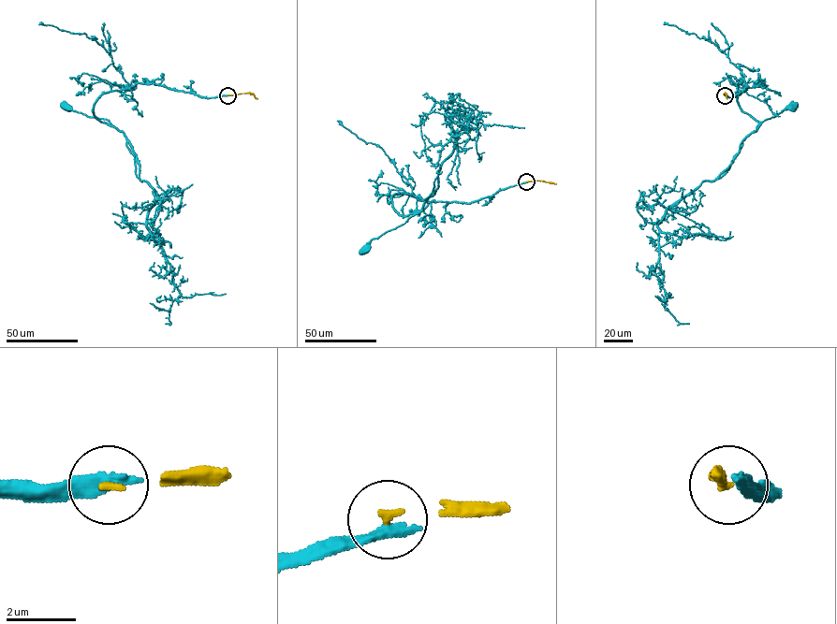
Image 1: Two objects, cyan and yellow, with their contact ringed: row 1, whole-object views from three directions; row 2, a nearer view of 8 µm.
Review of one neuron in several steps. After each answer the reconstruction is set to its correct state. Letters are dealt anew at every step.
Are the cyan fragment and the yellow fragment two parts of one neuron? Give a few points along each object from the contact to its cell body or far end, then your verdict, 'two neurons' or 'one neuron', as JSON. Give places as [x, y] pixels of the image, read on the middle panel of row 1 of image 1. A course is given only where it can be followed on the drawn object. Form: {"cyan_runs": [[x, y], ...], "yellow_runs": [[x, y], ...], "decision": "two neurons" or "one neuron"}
{"cyan_runs": [[526, 181], [468, 203], [428, 202], [395, 194], [391, 207], [401, 215], [415, 214], [366, 247]], "yellow_runs": [[526, 181], [556, 183]], "decision": "two neurons"}

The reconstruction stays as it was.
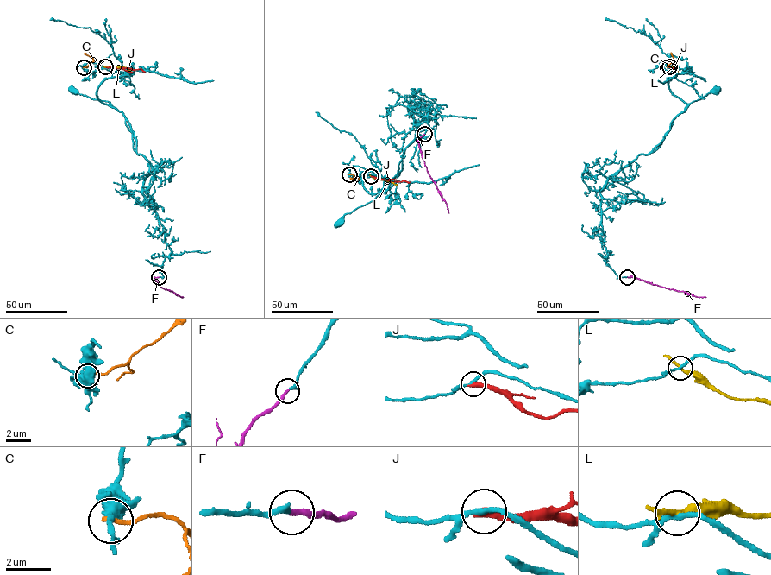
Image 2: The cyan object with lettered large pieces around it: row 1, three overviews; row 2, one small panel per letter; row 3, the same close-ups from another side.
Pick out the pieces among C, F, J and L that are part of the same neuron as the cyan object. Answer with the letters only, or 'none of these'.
F

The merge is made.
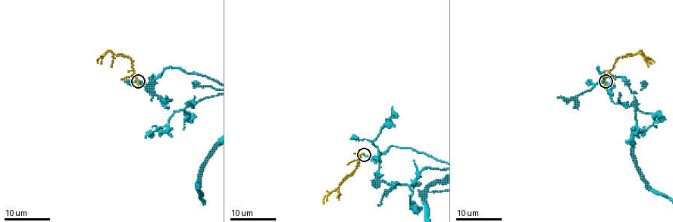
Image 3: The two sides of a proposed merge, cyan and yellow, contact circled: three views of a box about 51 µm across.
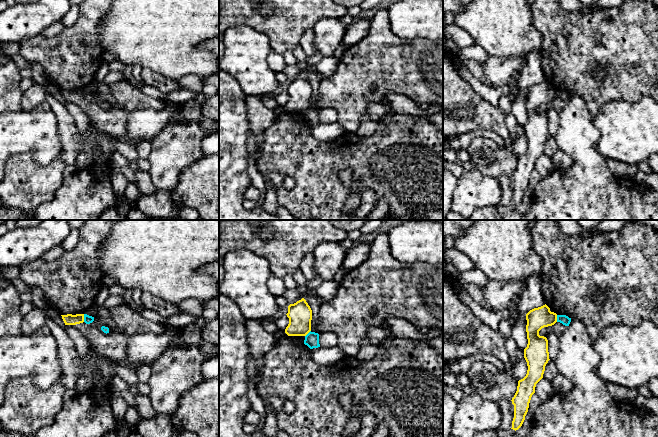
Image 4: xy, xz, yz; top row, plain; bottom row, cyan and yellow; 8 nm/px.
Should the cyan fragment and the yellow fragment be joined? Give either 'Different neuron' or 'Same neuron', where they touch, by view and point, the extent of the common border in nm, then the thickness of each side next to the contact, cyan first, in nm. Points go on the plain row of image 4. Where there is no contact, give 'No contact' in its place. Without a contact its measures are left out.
Different neuron. Touches cyan at xy (84, 94). Shared border 60 nm. Thickness 70 nm (cyan) against 90 nm

